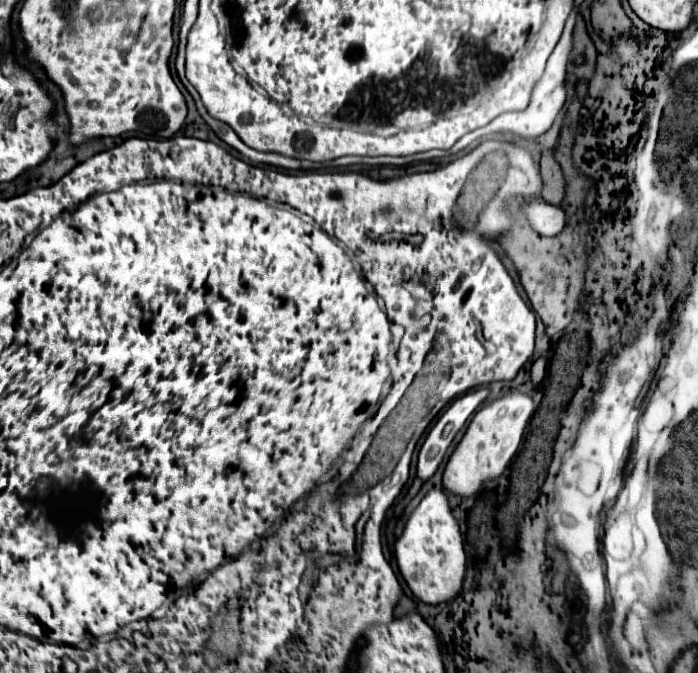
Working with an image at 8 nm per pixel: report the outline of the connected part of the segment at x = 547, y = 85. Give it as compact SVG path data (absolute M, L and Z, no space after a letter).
M567 22L565 24L565 30L555 46L555 50L551 52L549 60L547 60L547 68L543 72L543 78L533 86L533 94L531 94L531 102L525 110L521 112L509 112L509 114L501 114L497 116L493 122L489 122L487 126L475 130L475 132L469 132L465 134L451 150L449 154L457 154L461 150L465 150L467 146L471 146L475 140L479 142L481 138L487 138L487 136L517 136L517 138L525 138L525 140L531 140L531 138L537 138L541 136L543 132L547 132L555 120L555 116L559 114L559 110L563 108L565 104L565 66L567 66L567 56L569 56L569 50L571 50L571 30L573 30L573 24Z

